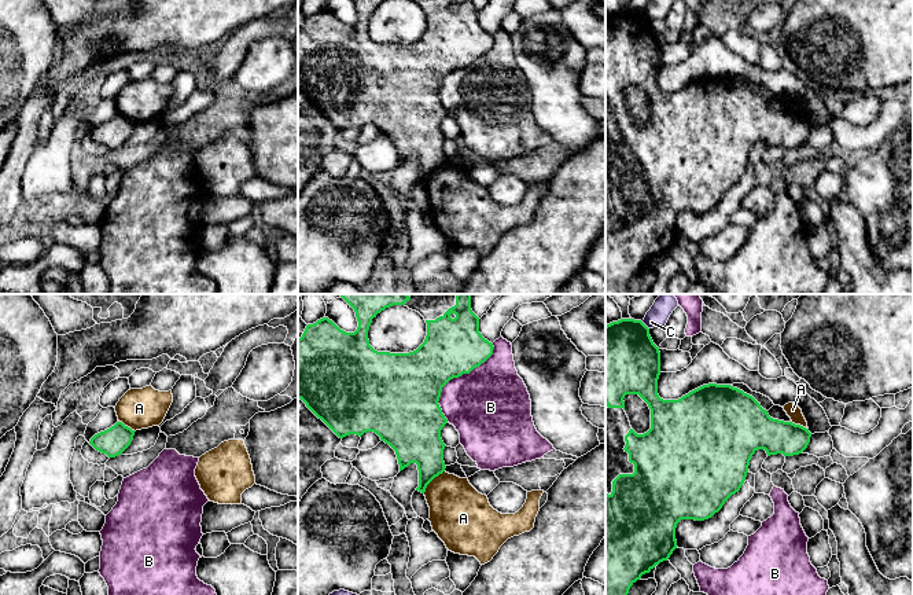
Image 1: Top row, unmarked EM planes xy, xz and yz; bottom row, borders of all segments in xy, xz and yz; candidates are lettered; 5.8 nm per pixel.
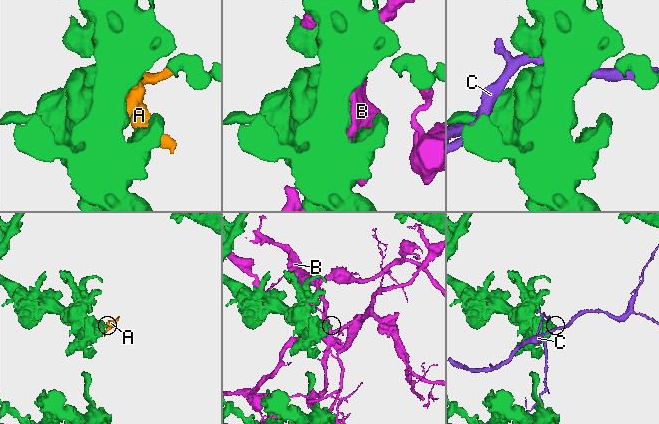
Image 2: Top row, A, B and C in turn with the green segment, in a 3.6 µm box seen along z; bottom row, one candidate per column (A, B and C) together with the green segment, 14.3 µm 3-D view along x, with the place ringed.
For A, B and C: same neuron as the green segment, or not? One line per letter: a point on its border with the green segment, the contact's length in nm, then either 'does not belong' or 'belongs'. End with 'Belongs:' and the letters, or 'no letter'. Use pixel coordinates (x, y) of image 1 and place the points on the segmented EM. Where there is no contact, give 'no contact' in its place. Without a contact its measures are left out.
A: xz (431, 480) | 180 nm | does not belong
B: xz (455, 377) | 550 nm | does not belong
C: yz (645, 326) | 60 nm | does not belong
Belongs: no letter

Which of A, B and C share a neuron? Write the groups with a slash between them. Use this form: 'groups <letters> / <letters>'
groups A / B / C

